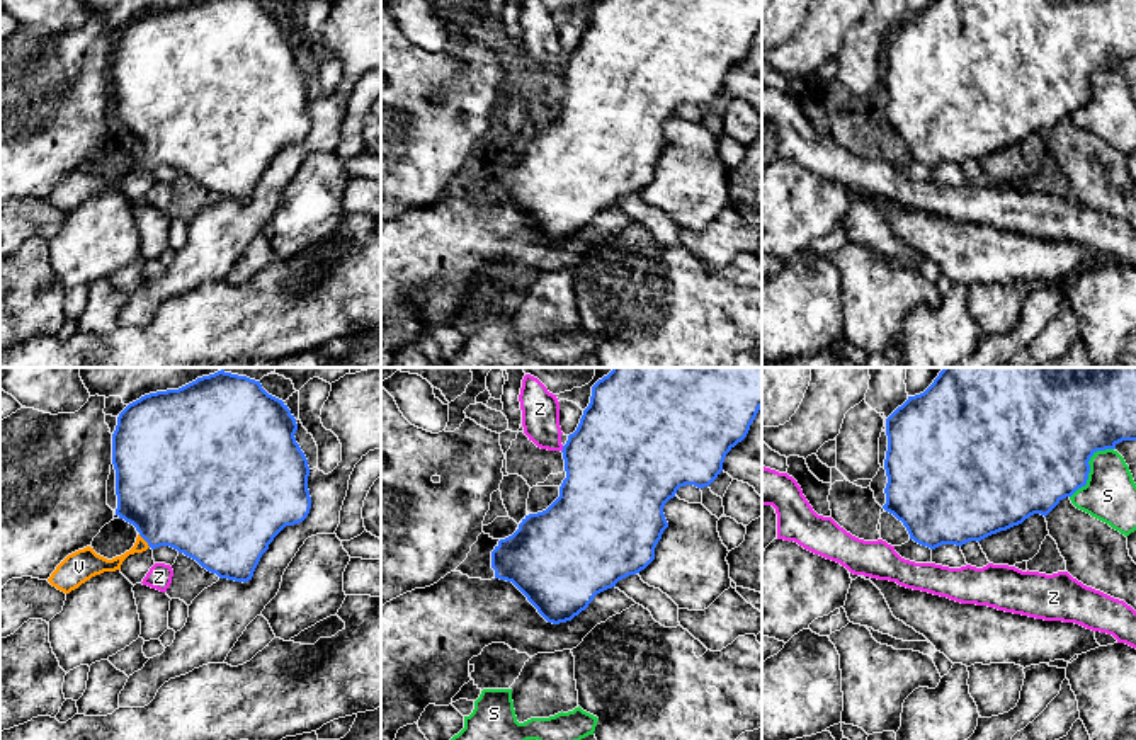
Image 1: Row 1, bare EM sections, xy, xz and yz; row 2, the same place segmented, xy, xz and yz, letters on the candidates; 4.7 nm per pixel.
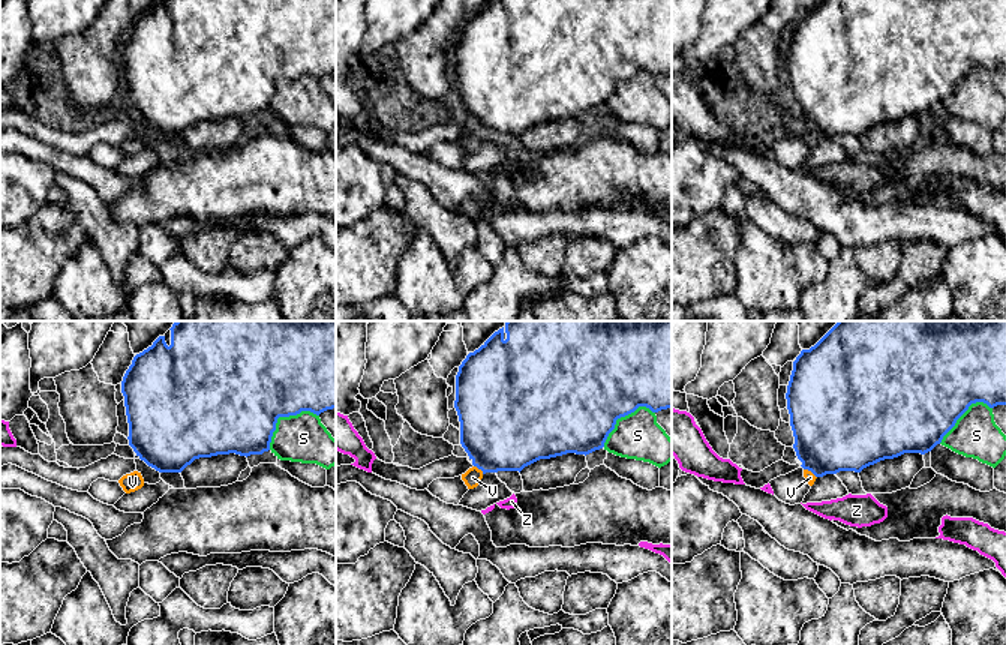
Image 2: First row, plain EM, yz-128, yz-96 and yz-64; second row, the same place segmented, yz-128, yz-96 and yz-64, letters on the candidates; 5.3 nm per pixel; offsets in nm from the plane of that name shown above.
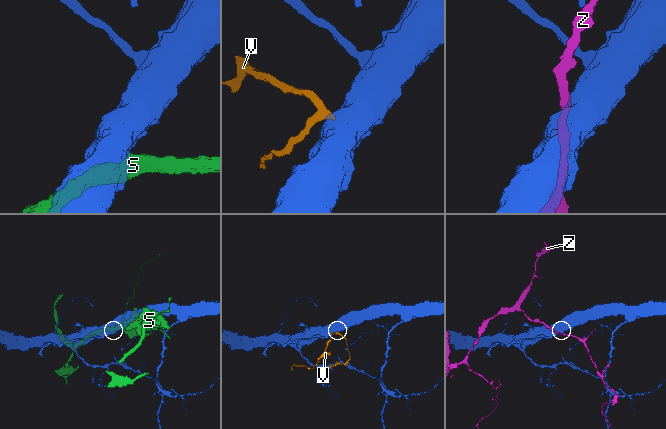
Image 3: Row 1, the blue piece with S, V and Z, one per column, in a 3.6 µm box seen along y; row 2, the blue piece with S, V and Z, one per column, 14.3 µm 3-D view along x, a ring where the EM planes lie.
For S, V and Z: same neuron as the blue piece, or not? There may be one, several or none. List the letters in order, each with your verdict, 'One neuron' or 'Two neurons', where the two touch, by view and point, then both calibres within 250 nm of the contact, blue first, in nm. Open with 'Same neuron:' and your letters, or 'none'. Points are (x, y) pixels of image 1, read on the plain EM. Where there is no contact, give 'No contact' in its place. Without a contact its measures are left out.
Same neuron: V
S: Two neurons. Touches blue at yz (1089, 87). Thickness 480 nm (blue) against 260 nm
V: One neuron. Touches blue at xy (145, 159). Thickness 480 nm (blue) against 80 nm
Z: Two neurons. Touches blue at xz (563, 68). Thickness 480 nm (blue) against 180 nm

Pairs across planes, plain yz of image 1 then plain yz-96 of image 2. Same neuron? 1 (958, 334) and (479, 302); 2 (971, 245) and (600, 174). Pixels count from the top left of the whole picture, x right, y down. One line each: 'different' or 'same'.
1: same
2: different

